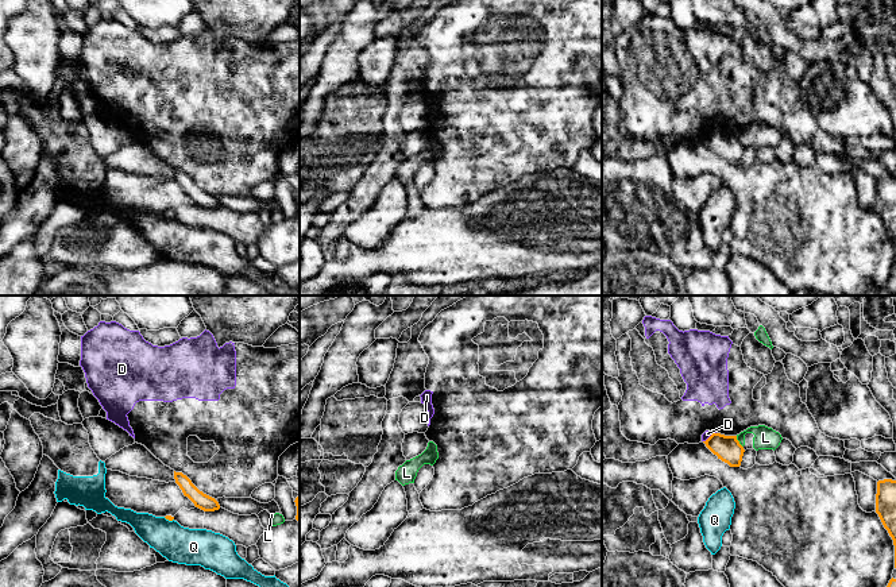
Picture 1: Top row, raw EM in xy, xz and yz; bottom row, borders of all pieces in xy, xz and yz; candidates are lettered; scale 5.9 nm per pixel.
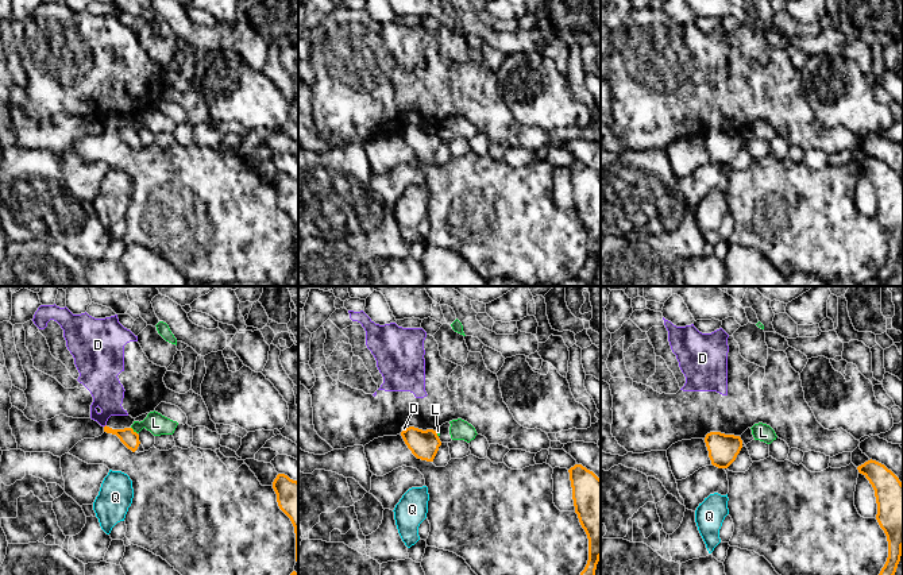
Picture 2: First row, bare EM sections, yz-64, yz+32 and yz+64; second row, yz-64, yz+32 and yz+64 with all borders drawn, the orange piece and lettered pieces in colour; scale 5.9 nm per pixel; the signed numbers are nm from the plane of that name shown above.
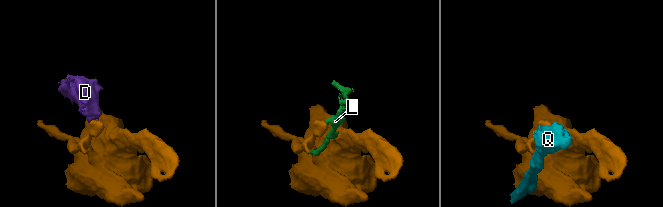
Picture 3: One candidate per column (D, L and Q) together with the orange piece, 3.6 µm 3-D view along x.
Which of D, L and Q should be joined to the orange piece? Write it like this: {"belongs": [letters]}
{"belongs": []}

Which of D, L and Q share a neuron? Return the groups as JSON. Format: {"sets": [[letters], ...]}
{"sets": [["D"], ["L"], ["Q"]]}

